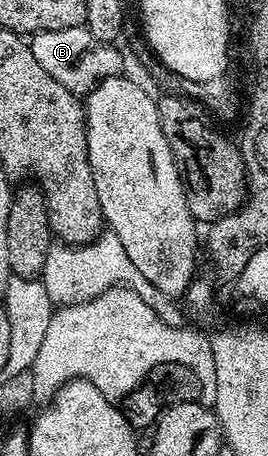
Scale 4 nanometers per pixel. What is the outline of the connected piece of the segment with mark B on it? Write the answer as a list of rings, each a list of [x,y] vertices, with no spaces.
[[[86,26],[35,33],[31,37],[30,45],[42,70],[46,70],[50,78],[62,82],[66,90],[77,94],[87,94],[101,80],[121,75],[119,51],[111,43],[94,38],[94,34],[90,34]]]

